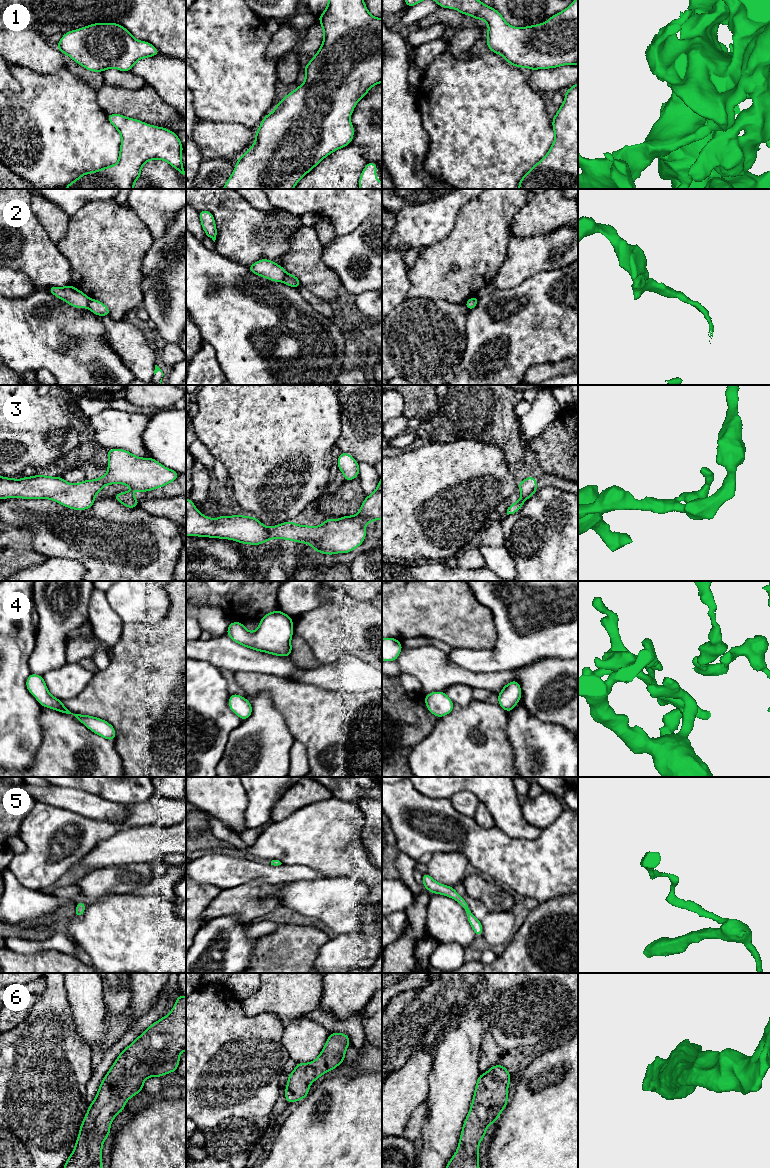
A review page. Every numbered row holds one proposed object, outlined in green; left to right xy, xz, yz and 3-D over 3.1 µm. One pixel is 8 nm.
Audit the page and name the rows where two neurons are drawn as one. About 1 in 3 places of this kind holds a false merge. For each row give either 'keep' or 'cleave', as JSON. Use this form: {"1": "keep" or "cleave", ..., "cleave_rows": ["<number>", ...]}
{"1": "keep", "2": "cleave", "3": "keep", "4": "keep", "5": "keep", "6": "keep", "cleave_rows": ["2"]}

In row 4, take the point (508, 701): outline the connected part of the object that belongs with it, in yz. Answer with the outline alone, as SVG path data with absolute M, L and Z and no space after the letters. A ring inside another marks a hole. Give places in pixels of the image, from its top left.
M513 680L505 685L498 694L498 703L506 712L510 712L515 708L521 697L520 684Z

